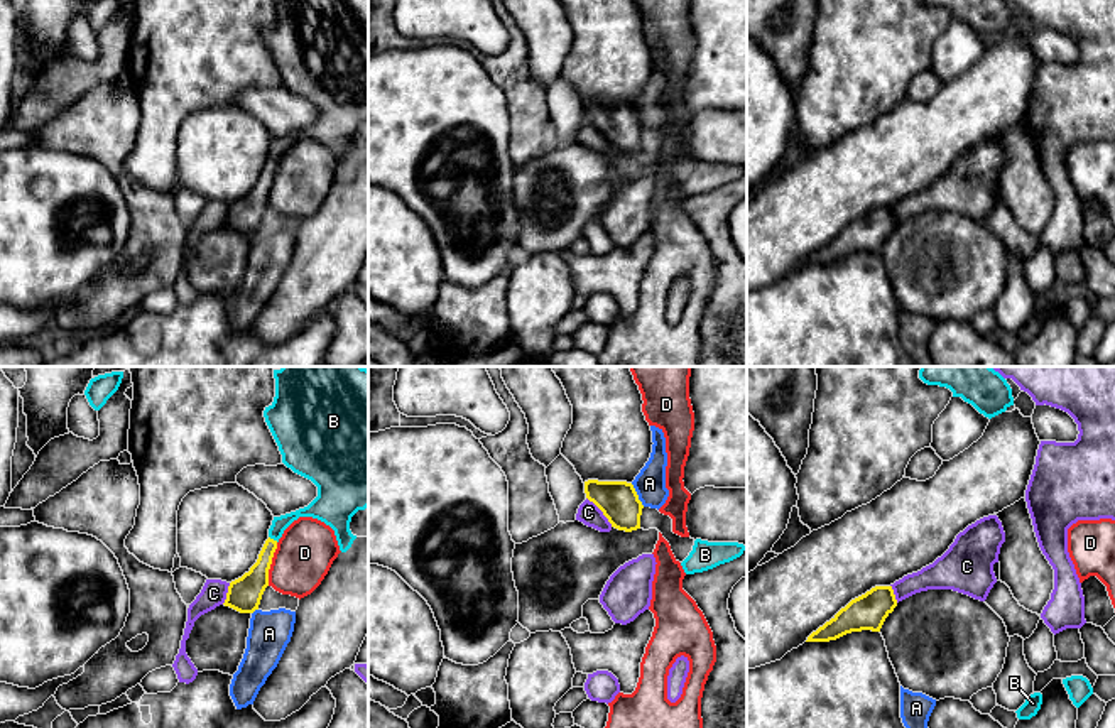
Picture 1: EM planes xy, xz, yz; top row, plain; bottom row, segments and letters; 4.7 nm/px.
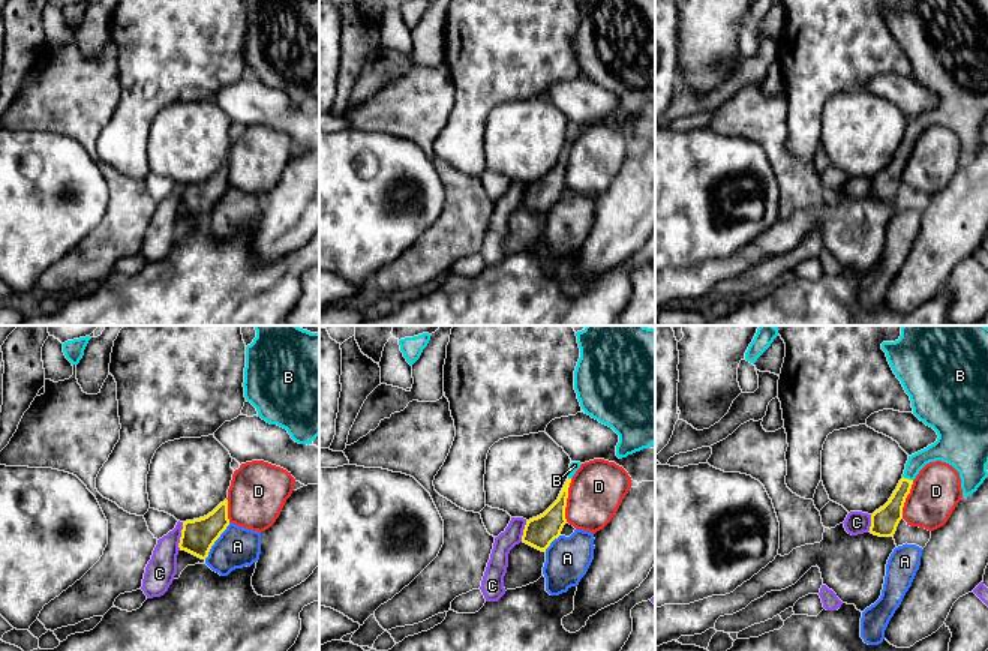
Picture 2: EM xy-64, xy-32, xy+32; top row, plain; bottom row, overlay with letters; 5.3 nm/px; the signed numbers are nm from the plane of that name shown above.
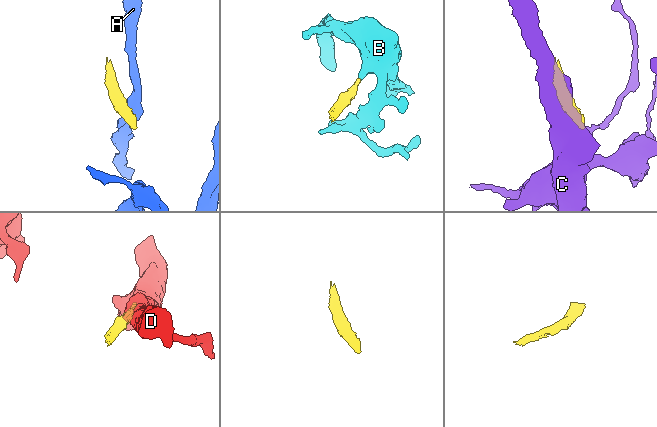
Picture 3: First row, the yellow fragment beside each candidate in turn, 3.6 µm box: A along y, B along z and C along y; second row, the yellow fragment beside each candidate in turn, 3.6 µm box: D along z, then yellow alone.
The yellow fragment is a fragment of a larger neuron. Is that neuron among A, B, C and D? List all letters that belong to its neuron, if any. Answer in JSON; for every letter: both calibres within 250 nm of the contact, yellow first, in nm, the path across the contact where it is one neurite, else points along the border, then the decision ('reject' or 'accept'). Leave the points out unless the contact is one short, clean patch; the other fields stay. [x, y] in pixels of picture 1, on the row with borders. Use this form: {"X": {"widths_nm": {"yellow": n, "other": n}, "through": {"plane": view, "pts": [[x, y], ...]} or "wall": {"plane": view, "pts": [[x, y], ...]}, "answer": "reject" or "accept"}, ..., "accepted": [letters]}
{"A": {"widths_nm": {"yellow": 190, "other": 150}, "wall": {"plane": "xz", "pts": [[630, 483], [644, 505]]}, "answer": "reject"}, "B": {"widths_nm": {"yellow": 140, "other": 80}, "through": {"plane": "xy", "pts": [[250, 586], [259, 575], [272, 539], [289, 517], [315, 509]]}, "answer": "accept"}, "C": {"widths_nm": {"yellow": 190, "other": 100}, "answer": "reject"}, "D": {"widths_nm": {"yellow": 160, "other": 280}, "wall": {"plane": "xy", "pts": [[277, 543], [272, 553], [267, 585]]}, "answer": "reject"}, "accepted": ["B"]}

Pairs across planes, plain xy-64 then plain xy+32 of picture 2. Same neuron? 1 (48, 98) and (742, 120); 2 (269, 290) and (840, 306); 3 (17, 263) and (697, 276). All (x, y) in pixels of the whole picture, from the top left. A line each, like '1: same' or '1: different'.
1: same
2: same
3: different

